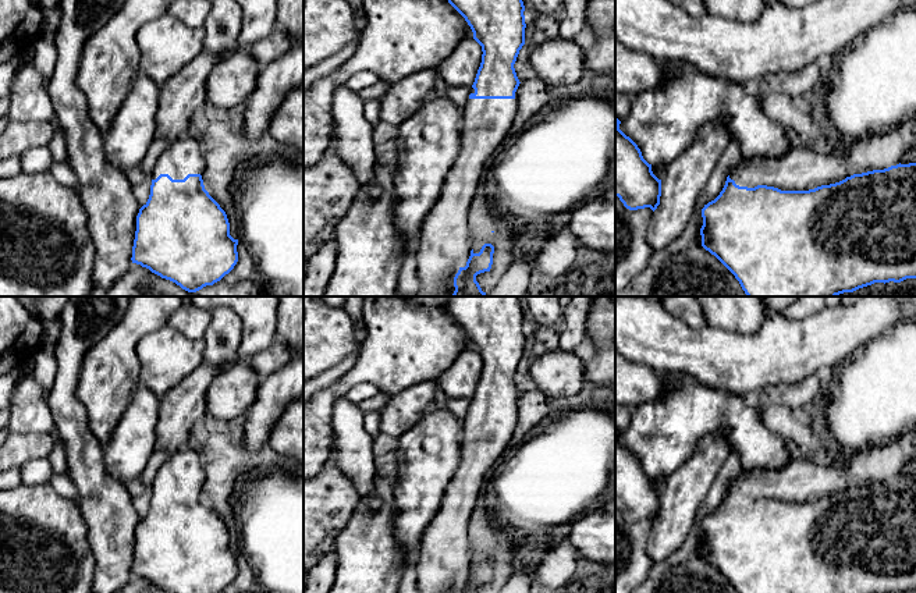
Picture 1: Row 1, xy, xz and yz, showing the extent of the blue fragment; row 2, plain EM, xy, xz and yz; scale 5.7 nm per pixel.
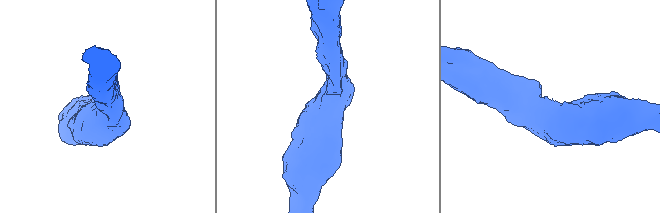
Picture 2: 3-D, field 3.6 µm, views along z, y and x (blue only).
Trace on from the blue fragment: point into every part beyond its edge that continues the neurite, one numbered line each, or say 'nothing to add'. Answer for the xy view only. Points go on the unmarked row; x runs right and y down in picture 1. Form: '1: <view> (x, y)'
1: xy (184, 468)

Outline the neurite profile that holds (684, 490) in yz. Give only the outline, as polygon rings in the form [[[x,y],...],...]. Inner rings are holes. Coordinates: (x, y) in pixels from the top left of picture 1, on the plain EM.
[[[720,430],[704,437],[693,455],[670,475],[661,490],[660,516],[649,535],[647,555],[654,567],[665,562],[689,535],[699,505],[729,455]]]

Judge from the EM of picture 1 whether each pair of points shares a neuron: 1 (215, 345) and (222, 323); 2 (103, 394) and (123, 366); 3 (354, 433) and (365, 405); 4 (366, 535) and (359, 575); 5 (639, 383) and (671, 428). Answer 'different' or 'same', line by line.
1: same
2: same
3: different
4: same
5: different

